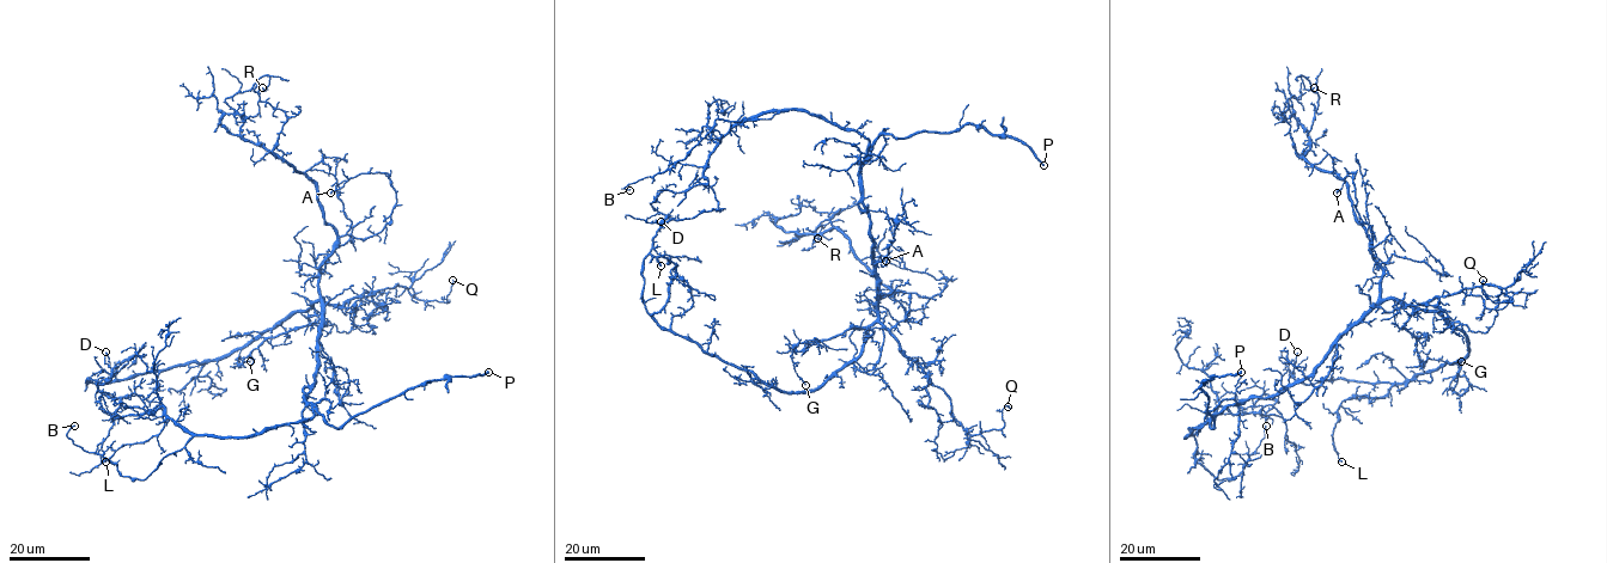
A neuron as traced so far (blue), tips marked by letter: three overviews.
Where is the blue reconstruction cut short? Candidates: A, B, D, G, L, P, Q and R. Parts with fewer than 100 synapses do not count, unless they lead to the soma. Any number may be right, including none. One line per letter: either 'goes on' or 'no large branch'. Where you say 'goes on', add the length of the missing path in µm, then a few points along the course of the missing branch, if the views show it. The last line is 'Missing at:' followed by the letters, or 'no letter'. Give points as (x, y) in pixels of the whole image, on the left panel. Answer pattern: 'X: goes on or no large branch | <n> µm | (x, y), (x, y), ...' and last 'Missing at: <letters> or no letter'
A: no large branch
B: no large branch
D: no large branch
G: no large branch
L: no large branch
P: goes on | 100 µm
Q: no large branch
R: no large branch
Missing at: P

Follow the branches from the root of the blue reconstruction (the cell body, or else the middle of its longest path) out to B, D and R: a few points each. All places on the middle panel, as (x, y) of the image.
B: (874, 255), (860, 190), (868, 140), (805, 111), (716, 120), (683, 159), (621, 188), (629, 190)
D: (874, 255), (878, 319), (862, 352), (816, 387), (783, 392), (665, 330), (647, 312), (641, 268), (661, 221)
R: (874, 255), (874, 306), (892, 293), (835, 228), (795, 231), (797, 238), (780, 243), (825, 225), (817, 238)

